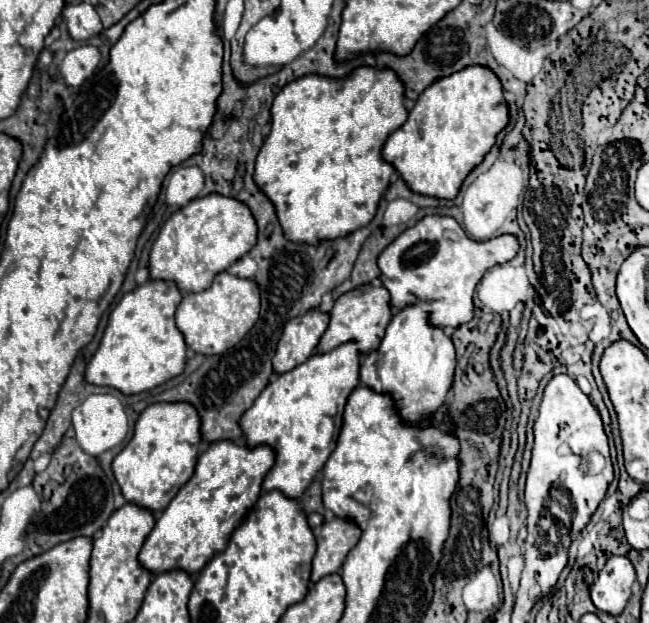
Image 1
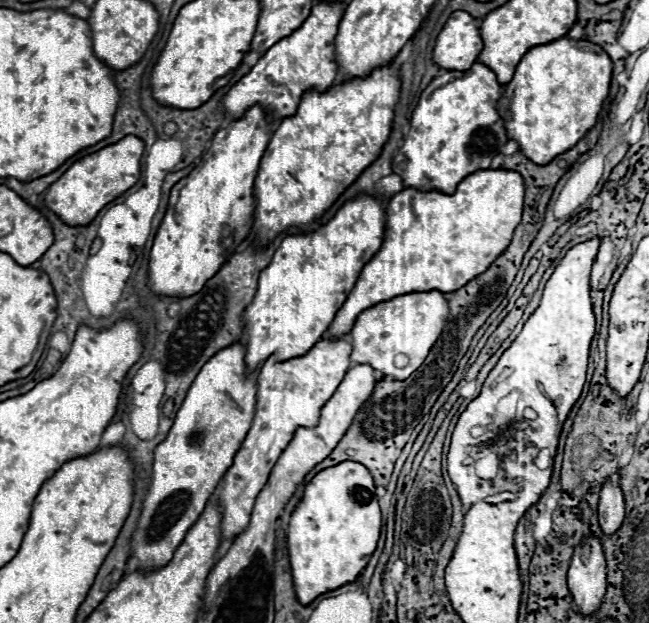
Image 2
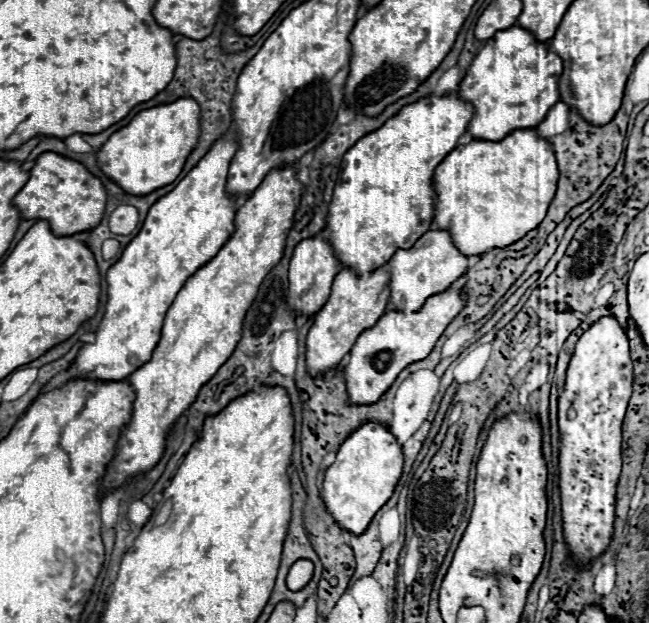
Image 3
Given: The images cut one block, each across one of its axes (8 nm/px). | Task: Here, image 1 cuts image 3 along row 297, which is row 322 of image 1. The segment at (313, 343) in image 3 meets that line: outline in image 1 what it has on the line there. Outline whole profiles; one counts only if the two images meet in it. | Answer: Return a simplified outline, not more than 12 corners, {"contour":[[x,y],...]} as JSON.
{"contour":[[382,284],[342,294],[318,352],[358,342],[380,344],[392,320]]}

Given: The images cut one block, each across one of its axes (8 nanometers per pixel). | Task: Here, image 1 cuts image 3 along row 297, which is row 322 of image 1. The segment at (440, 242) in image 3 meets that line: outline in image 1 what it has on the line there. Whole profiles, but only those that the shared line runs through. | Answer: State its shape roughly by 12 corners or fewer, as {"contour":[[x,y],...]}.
{"contour":[[428,306],[396,310],[362,384],[404,420],[430,418],[456,368]]}

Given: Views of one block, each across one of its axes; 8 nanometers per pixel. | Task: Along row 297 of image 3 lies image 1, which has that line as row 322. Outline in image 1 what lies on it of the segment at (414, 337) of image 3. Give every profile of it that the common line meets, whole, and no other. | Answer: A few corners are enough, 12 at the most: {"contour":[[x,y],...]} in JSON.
{"contour":[[424,216],[378,258],[396,308],[436,302],[430,324],[474,318],[484,272],[520,242]]}

